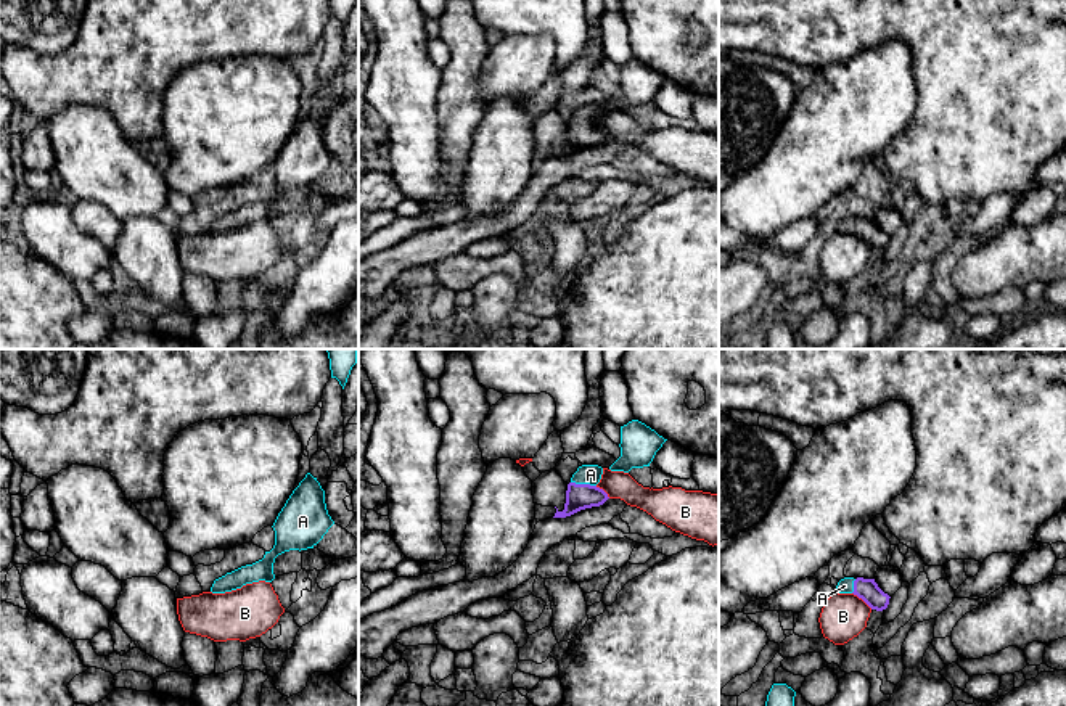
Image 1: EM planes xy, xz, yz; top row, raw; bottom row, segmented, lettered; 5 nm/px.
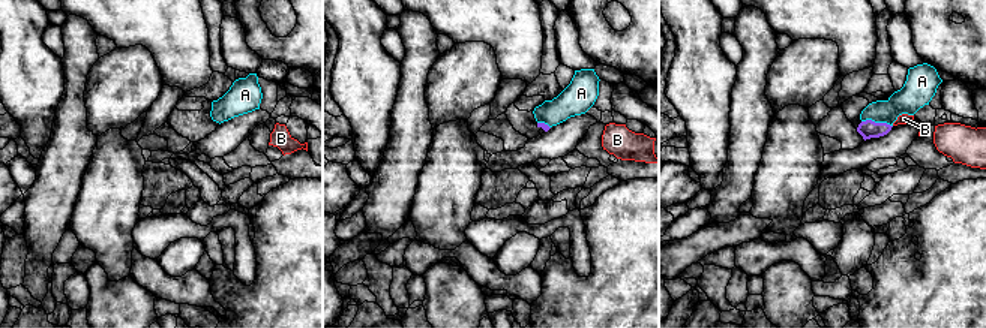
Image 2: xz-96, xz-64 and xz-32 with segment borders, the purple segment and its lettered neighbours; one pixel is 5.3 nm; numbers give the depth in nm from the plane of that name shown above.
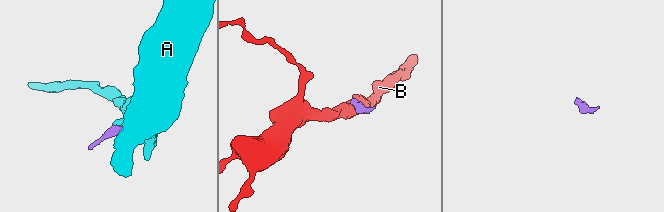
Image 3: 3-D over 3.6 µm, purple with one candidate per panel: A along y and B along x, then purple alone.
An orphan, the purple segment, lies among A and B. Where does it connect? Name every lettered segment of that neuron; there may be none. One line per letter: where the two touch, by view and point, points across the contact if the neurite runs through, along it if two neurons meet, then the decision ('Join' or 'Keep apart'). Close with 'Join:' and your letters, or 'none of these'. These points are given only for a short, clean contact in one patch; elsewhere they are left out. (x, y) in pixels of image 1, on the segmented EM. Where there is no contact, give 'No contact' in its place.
A: Touches purple at xz (584, 484). Path across: xz (579, 497), (584, 484), (590, 475). Join
B: Touches purple at yz (862, 599). Boundary: yz (852, 592), (872, 608). Keep apart
Join: A

